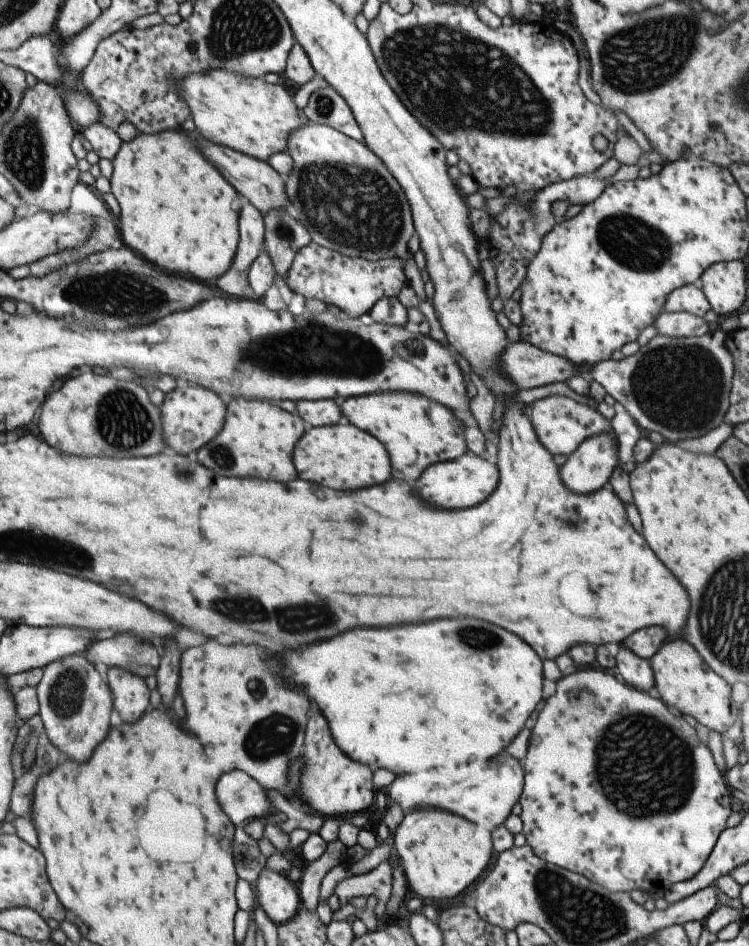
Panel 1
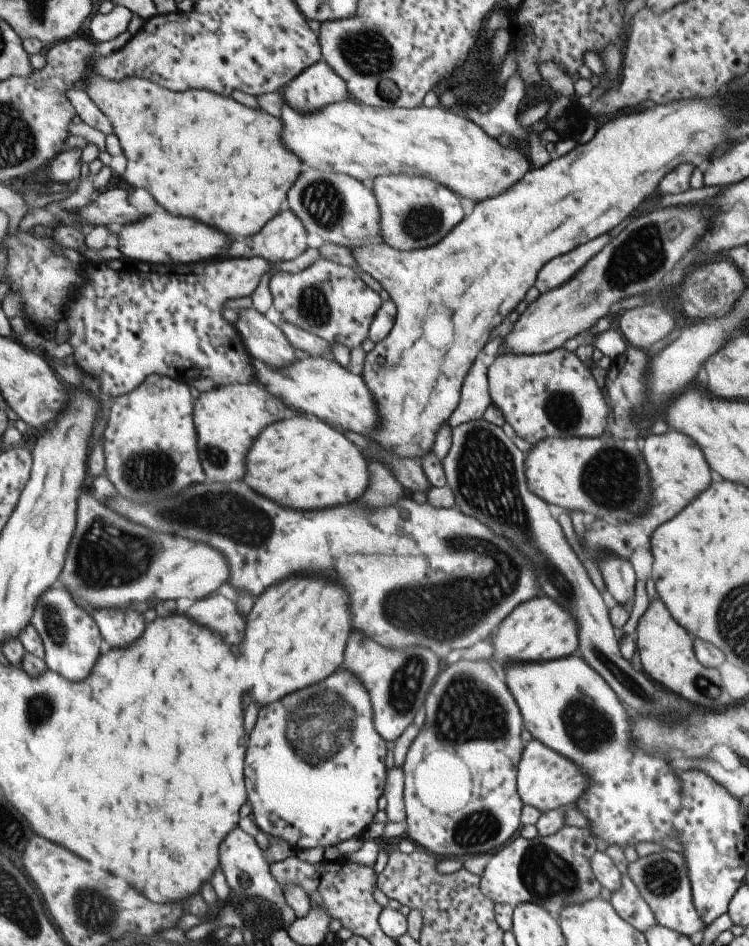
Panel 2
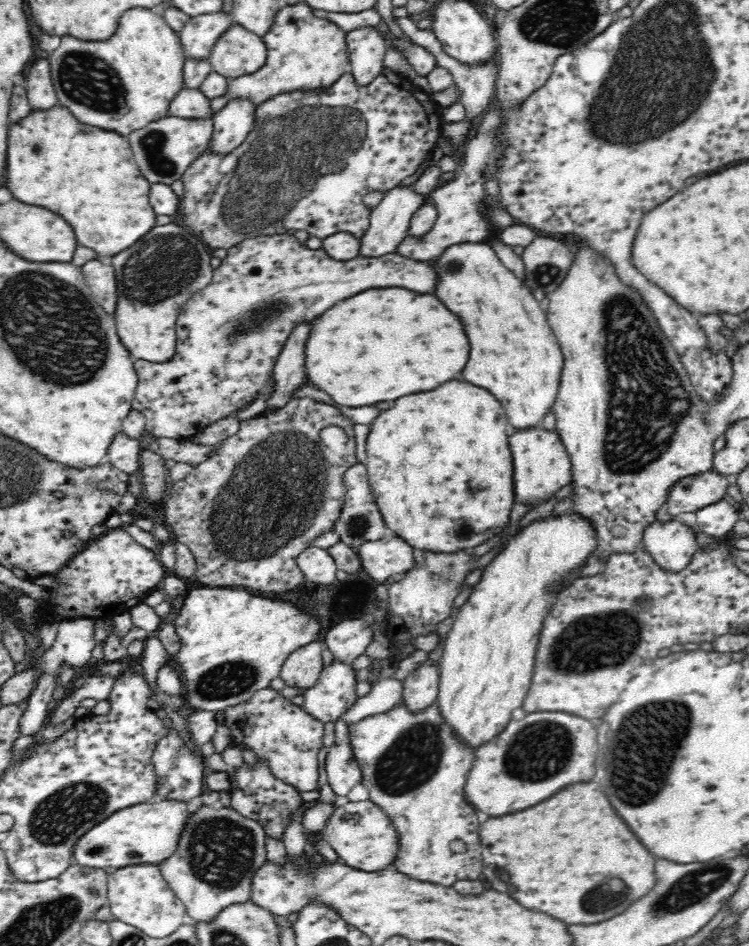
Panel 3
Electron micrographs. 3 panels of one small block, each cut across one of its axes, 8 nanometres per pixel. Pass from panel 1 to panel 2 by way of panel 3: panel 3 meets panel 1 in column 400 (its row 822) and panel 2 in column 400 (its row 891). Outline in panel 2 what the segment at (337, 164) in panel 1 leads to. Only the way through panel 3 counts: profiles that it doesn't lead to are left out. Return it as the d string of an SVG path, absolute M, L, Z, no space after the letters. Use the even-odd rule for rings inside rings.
M377 176L369 183L379 210L383 243L400 251L424 249L439 242L463 218L459 197L445 186L421 176Z

